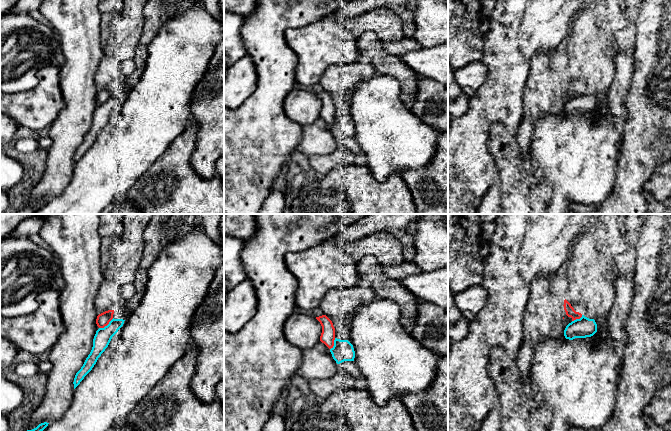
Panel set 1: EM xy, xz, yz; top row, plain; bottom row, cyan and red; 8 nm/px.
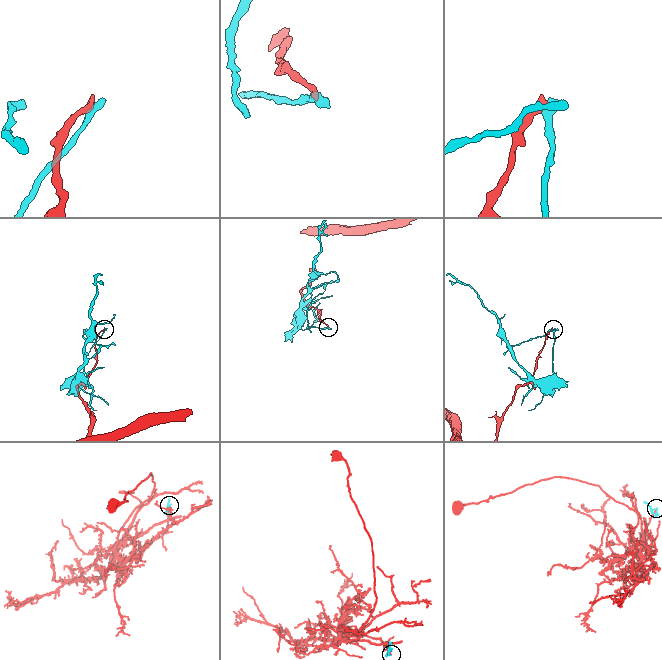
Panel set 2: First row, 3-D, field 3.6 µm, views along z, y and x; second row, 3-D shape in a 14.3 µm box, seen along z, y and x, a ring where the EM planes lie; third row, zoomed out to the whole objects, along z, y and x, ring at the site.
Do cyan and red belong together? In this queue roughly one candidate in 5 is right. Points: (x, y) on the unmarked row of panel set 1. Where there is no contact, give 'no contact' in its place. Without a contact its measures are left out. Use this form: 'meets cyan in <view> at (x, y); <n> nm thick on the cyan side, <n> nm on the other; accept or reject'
meets cyan in xy at (107, 101); 140 nm thick on the cyan side, 110 nm on the other; reject

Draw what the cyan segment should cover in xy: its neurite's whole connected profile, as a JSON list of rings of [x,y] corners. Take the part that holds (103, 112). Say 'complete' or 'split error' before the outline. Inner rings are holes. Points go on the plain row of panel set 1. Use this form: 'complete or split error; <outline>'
complete; [[[112,95],[107,102],[99,104],[93,115],[93,123],[86,134],[81,145],[76,149],[74,154],[74,165],[80,160],[84,153],[92,146],[96,140],[98,134],[108,123],[112,113],[118,108],[118,106],[124,100],[123,95]]]

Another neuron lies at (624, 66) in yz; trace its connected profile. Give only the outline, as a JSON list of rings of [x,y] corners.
[[[619,54],[614,58],[615,77],[609,92],[608,112],[613,119],[627,116],[626,97],[635,71],[632,57]]]

